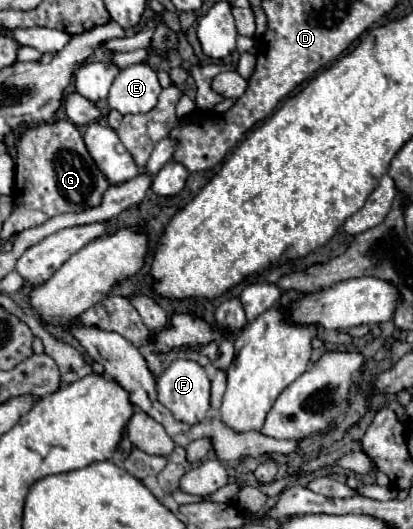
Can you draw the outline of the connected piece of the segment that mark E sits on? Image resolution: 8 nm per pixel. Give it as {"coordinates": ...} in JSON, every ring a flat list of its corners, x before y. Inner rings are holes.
{"coordinates":[[141,62,119,72,109,90,107,102,121,114,143,114,155,108,161,90,157,72,149,64]]}

